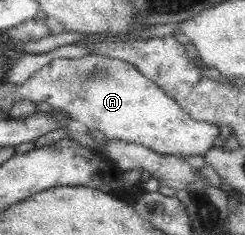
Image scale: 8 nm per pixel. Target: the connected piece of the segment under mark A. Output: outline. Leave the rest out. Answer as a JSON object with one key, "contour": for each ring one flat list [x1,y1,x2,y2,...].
{"contour":[[98,54,83,58,56,58,32,75,17,91,22,100,46,102,68,119,98,131,107,141,140,144,160,155,204,155,218,137,218,126,196,121,169,95,134,66]]}

